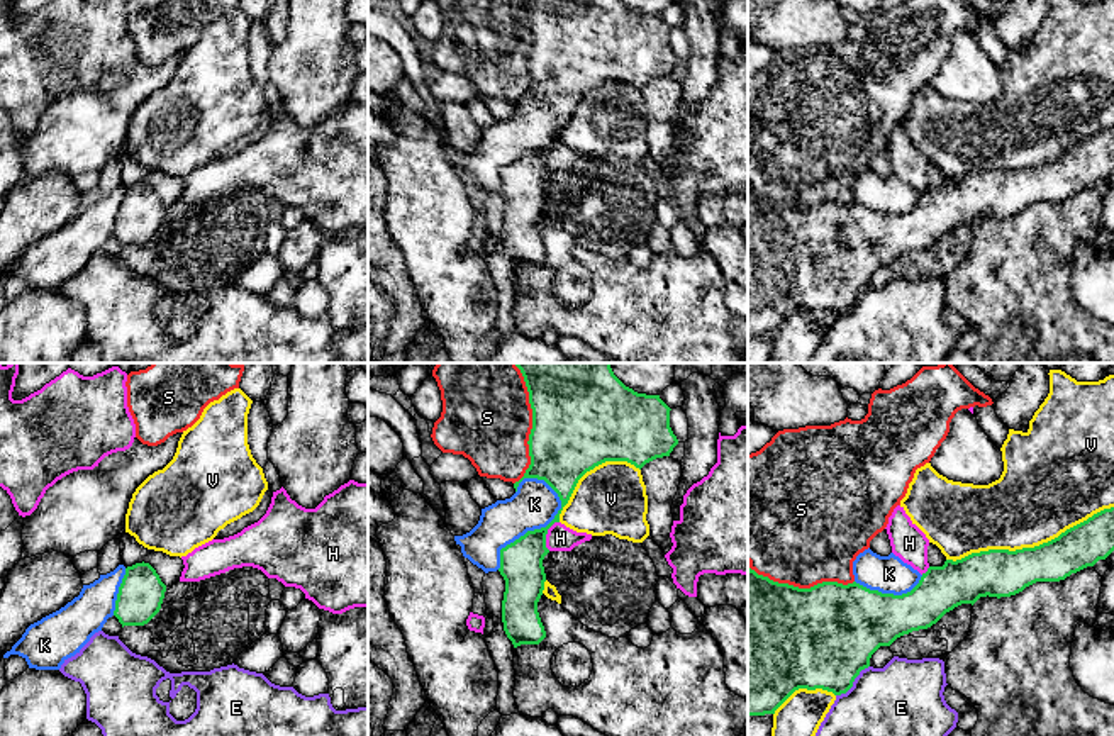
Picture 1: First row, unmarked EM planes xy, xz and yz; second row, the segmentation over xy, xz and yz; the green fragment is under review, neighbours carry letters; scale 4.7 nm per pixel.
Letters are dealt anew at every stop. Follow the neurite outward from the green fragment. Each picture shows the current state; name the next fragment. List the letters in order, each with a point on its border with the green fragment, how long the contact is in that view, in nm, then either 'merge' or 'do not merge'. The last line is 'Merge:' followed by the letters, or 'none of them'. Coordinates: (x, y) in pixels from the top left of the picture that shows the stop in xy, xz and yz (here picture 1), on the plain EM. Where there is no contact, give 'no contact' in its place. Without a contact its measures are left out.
E: meets green in yz at (853, 301); contact 220 nm long; do not merge
H: meets green in xz at (546, 153); contact 150 nm long; do not merge
K: meets green in xz at (536, 150); contact 480 nm long; do not merge
S: meets green in xz at (531, 53); contact 500 nm long; do not merge
V: meets green in yz at (1030, 168); contact 850 nm long; do not merge
Merge: none of them

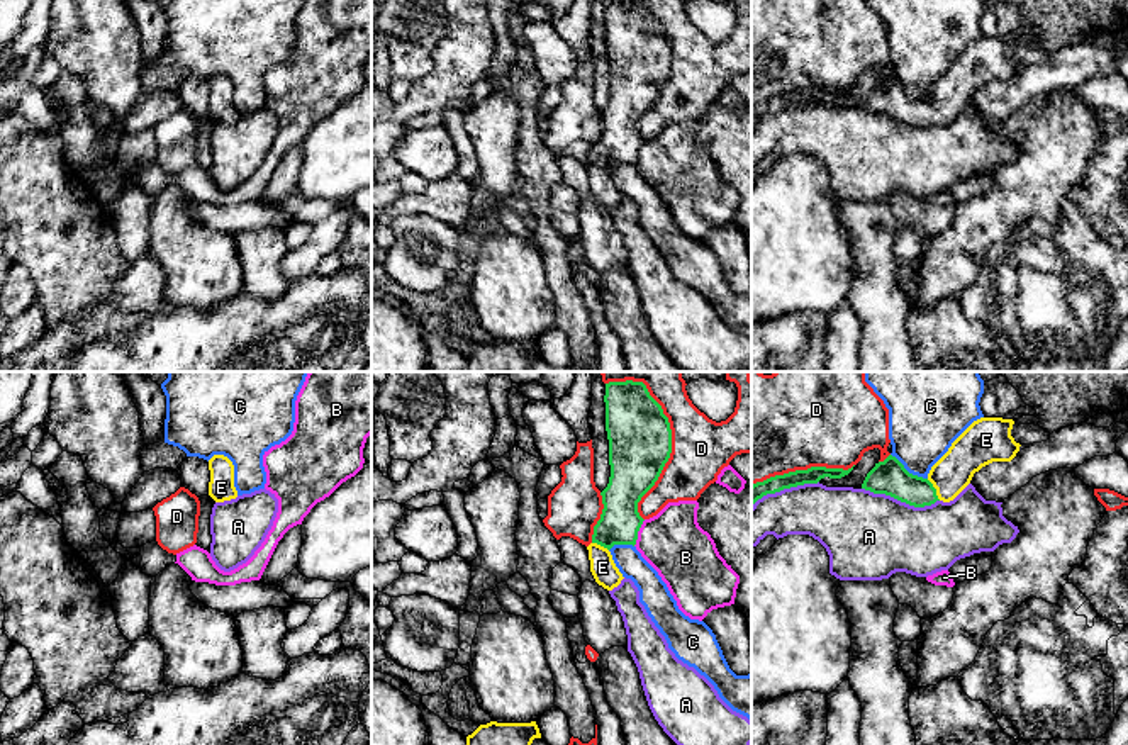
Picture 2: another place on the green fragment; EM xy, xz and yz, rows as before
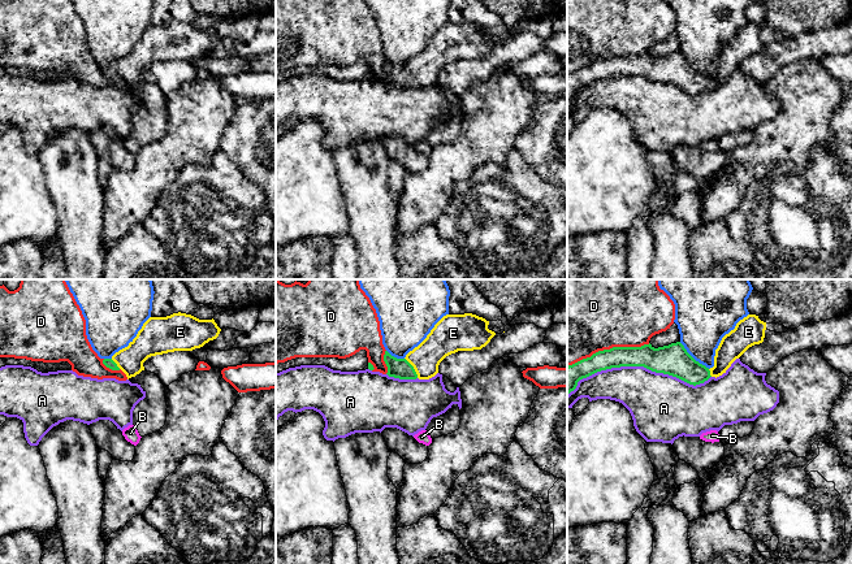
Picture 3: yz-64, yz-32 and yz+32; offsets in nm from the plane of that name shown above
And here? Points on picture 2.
A: meets green in yz at (901, 121); contact 380 nm long; do not merge
B: meets green in xz at (636, 153); contact 140 nm long; do not merge
C: meets green in yz at (908, 92); contact 220 nm long; do not merge
D: meets green in xz at (670, 67); contact 650 nm long; do not merge
E: meets green in yz at (935, 109); contact 120 nm long; merge
Merge: E

